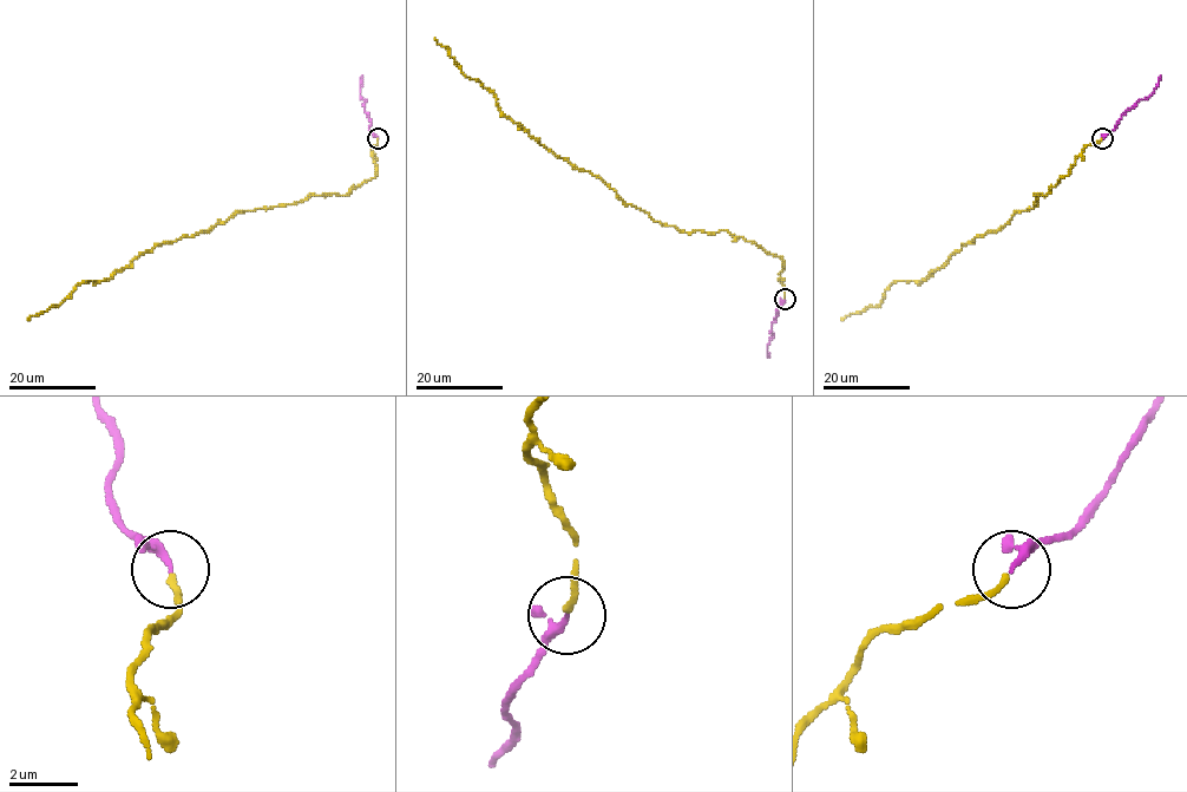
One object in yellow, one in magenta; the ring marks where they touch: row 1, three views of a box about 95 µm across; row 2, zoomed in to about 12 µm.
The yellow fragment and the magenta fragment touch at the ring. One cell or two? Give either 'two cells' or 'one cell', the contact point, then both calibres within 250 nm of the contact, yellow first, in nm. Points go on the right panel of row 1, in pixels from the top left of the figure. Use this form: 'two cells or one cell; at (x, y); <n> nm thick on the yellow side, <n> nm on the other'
one cell; at (1102, 138); 180 nm thick on the yellow side, 170 nm on the other

